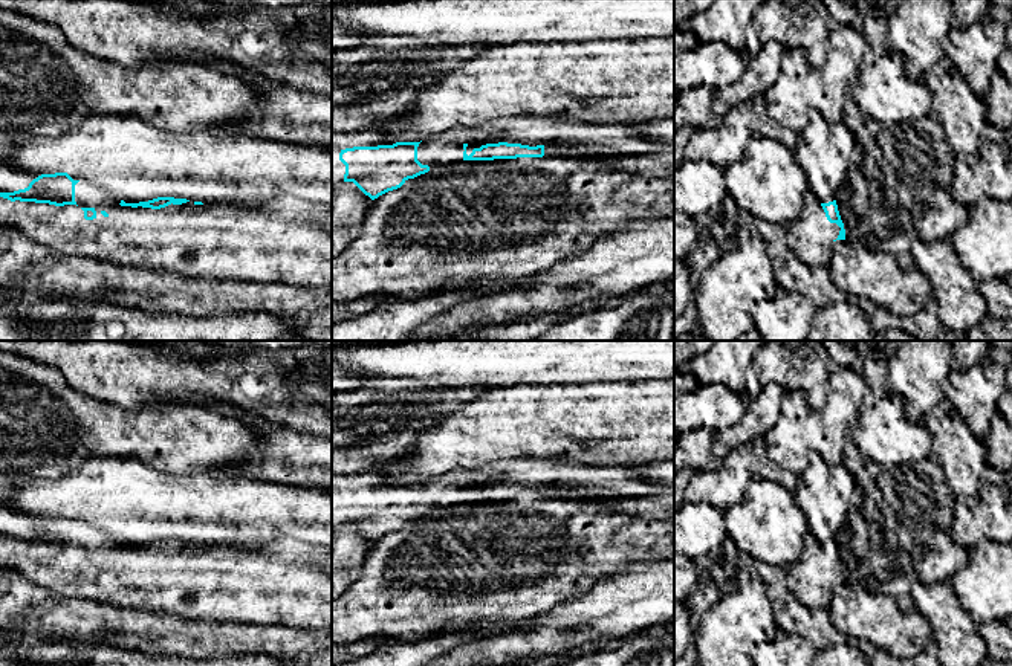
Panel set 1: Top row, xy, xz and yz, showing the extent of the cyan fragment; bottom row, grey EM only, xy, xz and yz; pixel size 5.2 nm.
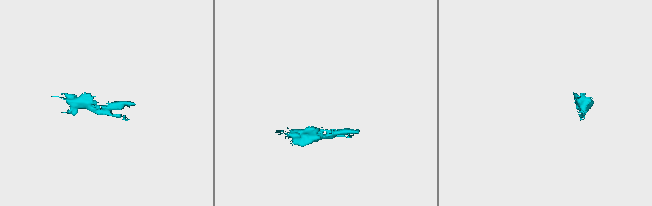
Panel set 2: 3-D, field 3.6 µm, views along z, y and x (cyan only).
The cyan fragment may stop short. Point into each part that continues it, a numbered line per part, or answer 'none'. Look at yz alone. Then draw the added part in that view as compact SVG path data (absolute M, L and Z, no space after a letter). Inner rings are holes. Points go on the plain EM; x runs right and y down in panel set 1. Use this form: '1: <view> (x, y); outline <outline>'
1: yz (810, 579); outline M810 532L803 542L803 556L787 570L786 585L807 608L827 608L832 600L832 585L838 580L841 570L827 562L819 542Z

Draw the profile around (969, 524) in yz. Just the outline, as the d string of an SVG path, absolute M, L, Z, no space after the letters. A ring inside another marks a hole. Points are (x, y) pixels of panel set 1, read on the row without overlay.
M983 483L974 503L955 498L949 536L966 550L984 538L1012 542L1012 498L1007 490Z

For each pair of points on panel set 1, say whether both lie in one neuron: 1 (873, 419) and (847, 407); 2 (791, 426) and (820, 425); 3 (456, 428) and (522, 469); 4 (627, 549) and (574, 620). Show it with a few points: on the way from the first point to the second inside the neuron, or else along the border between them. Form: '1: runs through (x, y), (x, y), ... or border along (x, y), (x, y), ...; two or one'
1: border along (869, 399), (861, 410), (858, 422), (850, 429); two
2: runs through (798, 426), (812, 426); one
3: border along (546, 459), (514, 460); two
4: border along (642, 561), (635, 561), (603, 575), (580, 594); two

